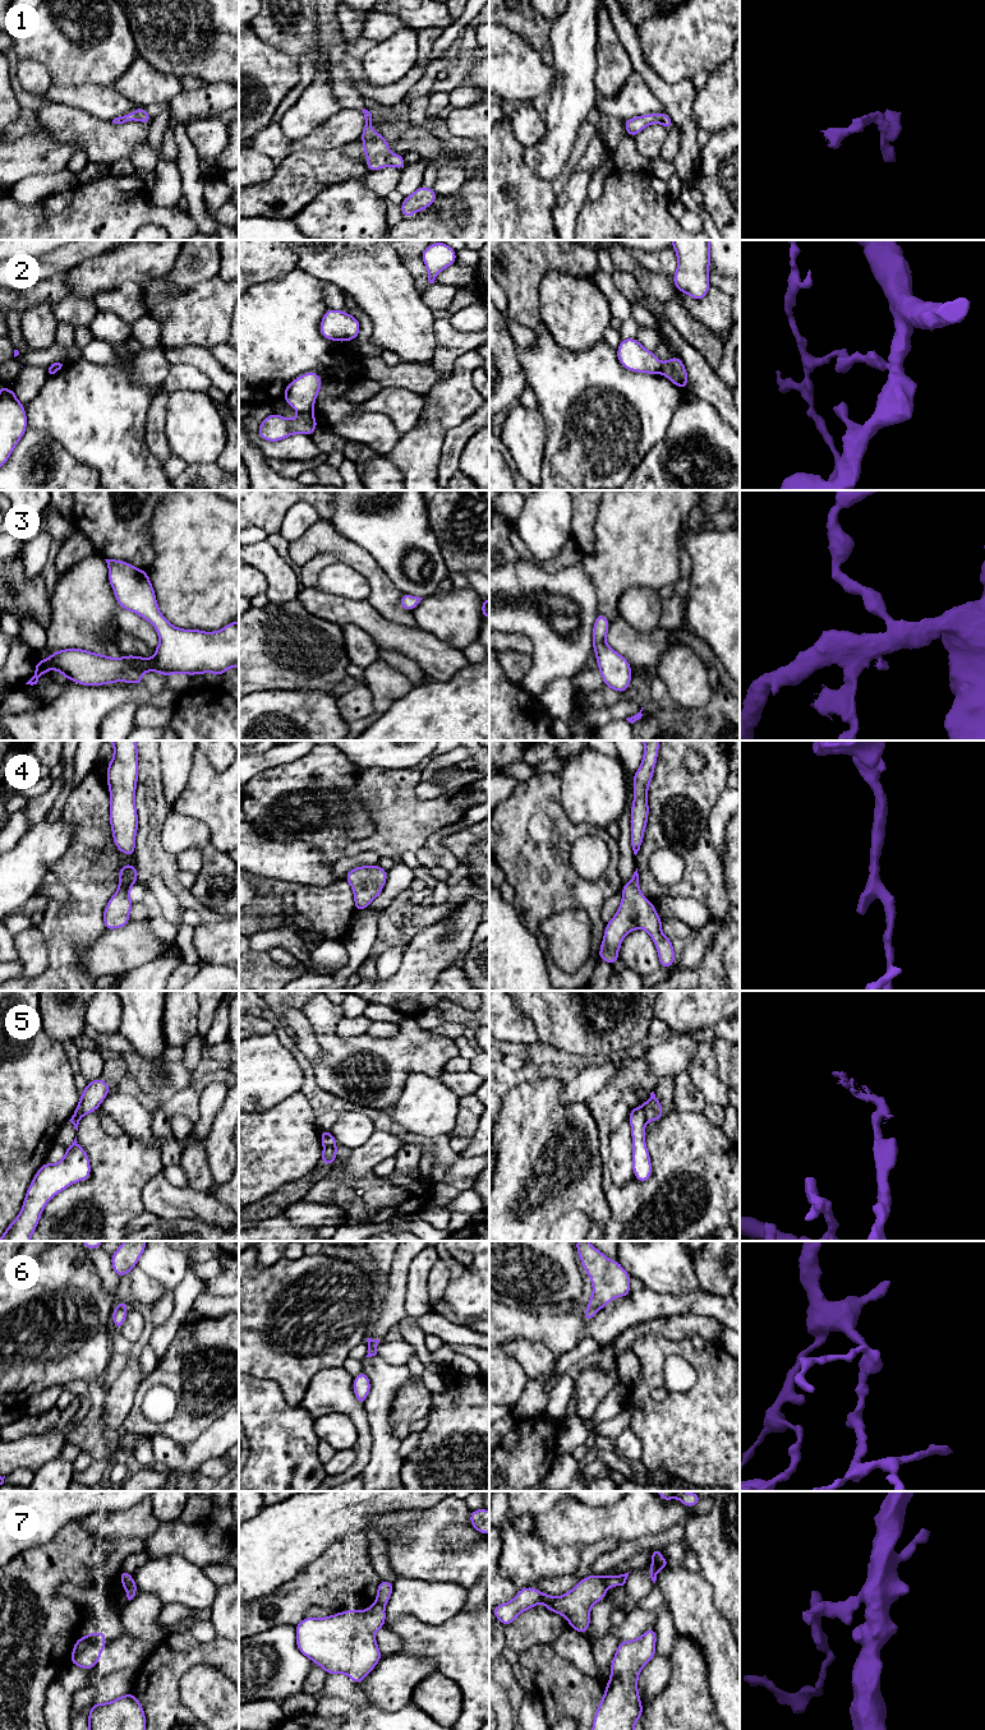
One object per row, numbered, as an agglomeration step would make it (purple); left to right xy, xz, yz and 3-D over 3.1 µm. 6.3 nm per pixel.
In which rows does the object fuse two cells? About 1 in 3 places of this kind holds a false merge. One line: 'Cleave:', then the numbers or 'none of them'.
Cleave: 2, 5, 6, 7

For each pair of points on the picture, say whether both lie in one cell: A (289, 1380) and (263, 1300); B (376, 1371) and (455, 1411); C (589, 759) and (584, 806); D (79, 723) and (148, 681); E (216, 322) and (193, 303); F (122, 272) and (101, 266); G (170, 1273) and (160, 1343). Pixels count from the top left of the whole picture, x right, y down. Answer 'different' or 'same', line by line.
A: same
B: different
C: same
D: different
E: same
F: same
G: different

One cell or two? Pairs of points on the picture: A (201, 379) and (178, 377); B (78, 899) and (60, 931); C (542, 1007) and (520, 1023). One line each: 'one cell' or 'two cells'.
A: one cell
B: one cell
C: two cells

